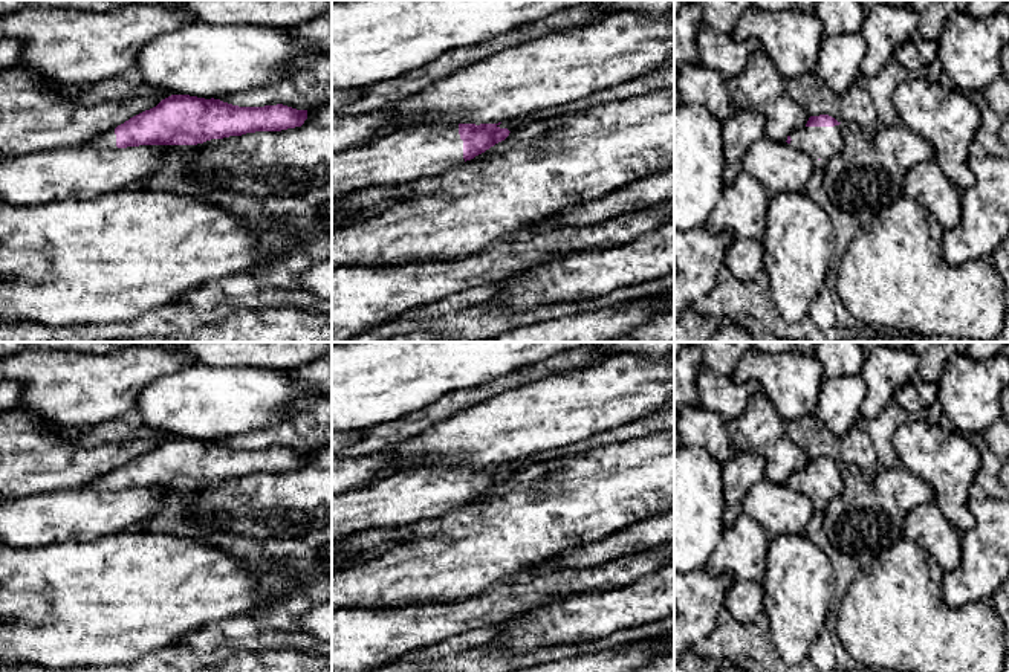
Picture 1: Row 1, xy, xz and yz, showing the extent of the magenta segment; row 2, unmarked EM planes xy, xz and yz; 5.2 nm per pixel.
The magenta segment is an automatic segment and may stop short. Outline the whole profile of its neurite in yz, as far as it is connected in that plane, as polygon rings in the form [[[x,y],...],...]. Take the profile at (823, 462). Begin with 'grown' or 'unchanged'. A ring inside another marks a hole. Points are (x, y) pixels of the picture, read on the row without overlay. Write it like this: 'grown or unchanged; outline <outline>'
grown; outline [[[829,457],[810,458],[804,469],[787,478],[786,484],[816,502],[827,504],[844,490],[841,464]]]

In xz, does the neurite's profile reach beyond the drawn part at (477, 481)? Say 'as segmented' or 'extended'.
extended

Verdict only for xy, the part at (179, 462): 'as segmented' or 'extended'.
extended

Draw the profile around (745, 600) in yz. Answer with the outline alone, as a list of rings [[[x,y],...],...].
[[[734,580],[725,597],[725,611],[740,623],[752,623],[767,635],[763,582]]]

